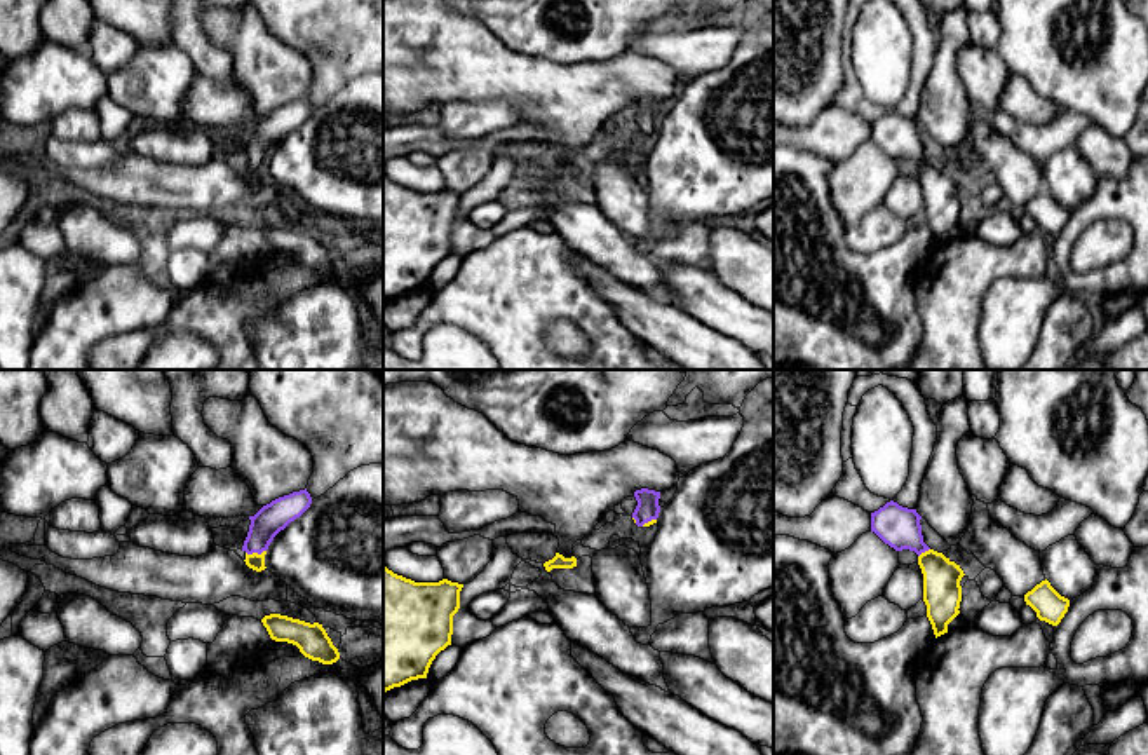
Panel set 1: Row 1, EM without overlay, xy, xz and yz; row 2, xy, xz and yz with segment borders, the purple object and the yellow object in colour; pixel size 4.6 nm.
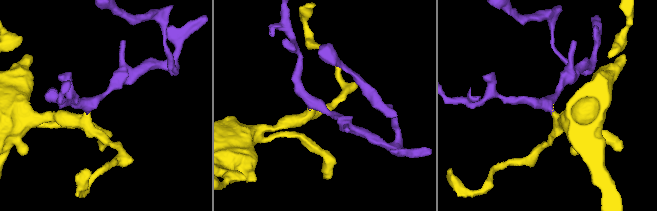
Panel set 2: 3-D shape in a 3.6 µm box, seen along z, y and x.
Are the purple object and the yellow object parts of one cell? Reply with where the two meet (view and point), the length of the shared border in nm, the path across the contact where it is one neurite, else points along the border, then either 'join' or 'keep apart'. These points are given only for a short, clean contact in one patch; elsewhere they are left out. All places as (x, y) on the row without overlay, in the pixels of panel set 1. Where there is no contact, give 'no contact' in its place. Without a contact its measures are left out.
meets purple in xy at (255, 161); contact 100 nm long; runs through xy (272, 128), (263, 136), (255, 161), (256, 171); join

